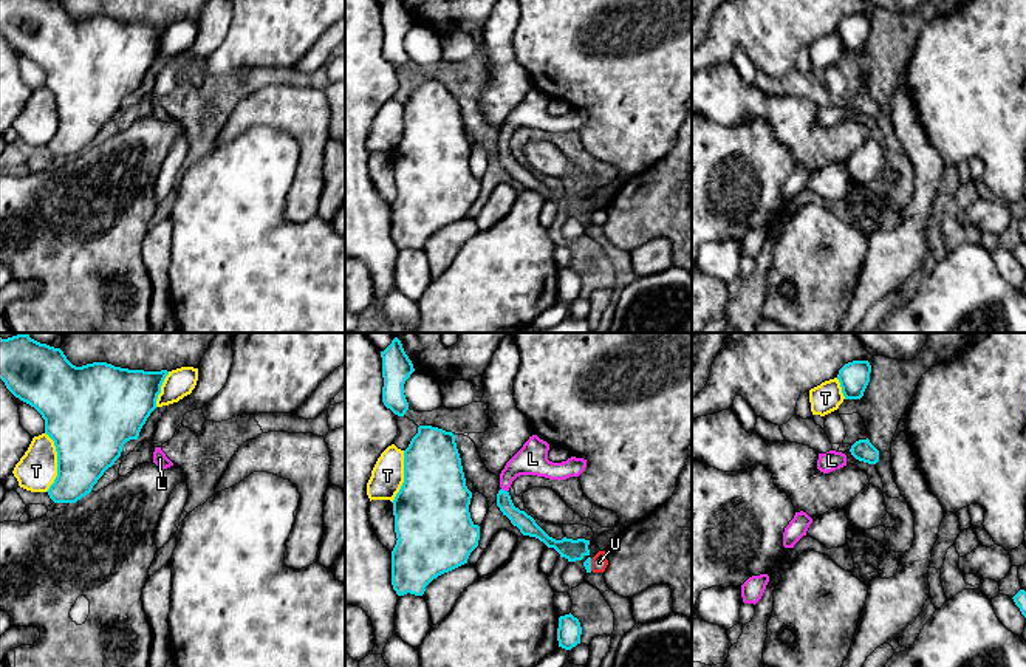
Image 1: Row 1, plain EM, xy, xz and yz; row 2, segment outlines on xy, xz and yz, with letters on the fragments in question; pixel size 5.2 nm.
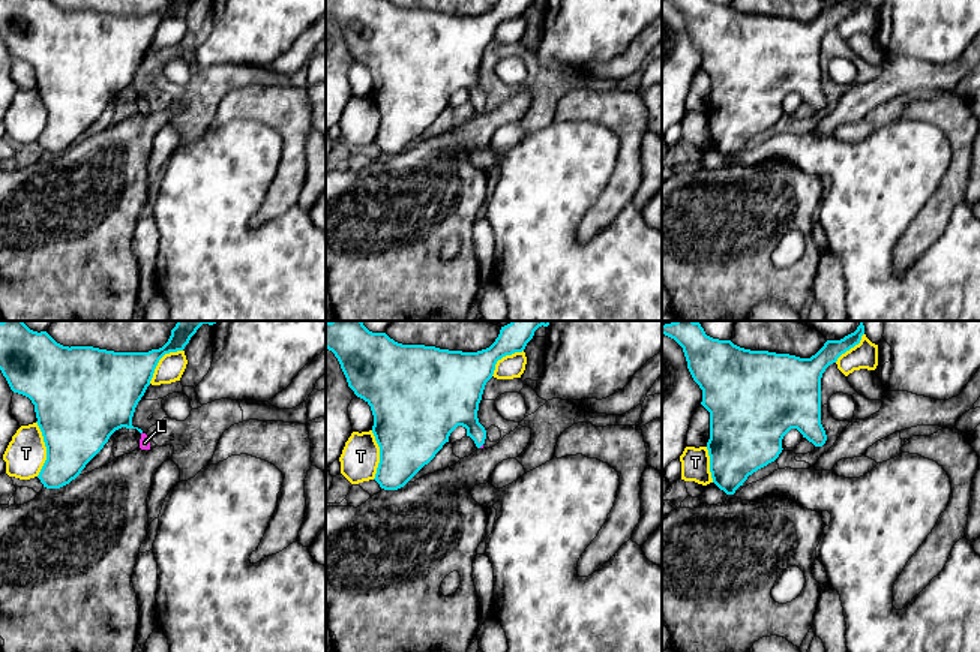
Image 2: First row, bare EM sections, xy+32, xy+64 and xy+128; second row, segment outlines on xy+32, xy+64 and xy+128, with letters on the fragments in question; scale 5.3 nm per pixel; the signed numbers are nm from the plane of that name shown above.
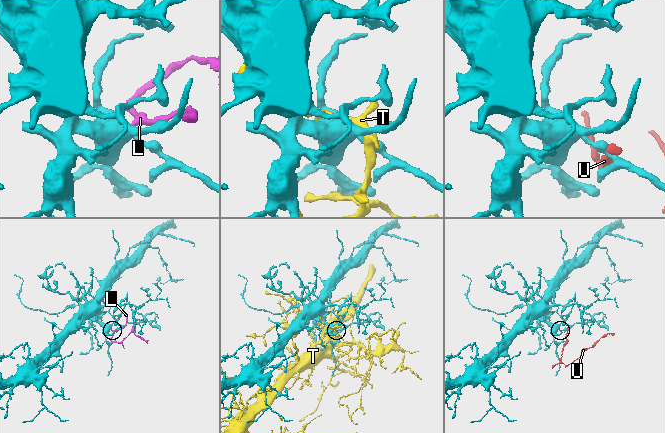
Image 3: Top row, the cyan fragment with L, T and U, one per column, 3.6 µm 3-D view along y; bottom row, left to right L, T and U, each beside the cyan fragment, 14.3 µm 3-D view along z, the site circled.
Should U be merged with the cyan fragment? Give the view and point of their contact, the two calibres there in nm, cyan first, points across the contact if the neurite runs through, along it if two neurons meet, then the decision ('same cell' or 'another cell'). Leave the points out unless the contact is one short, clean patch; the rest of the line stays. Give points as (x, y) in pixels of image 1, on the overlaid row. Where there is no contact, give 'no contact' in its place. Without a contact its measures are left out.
meets cyan in xz at (590, 565); 50 nm thick on the cyan side, 90 nm on the other; border along xz (590, 559), (591, 570); another cell

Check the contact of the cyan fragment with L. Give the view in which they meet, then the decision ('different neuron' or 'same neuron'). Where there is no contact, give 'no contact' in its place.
xz | same neuron

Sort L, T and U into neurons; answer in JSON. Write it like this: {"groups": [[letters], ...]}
{"groups": [["L"], ["T"], ["U"]]}

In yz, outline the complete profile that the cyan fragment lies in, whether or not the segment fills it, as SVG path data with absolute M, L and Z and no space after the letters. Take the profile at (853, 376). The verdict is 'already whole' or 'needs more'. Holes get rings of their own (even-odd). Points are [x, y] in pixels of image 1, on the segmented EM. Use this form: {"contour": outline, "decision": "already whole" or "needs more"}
{"contour": "M868 361L845 364L837 375L845 399L860 399L870 382L871 365Z", "decision": "already whole"}

